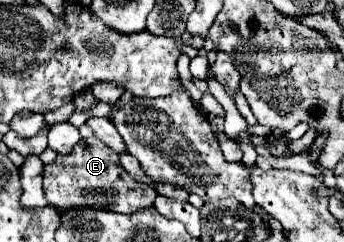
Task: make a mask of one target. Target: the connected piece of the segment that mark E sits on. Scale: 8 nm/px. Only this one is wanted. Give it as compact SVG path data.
M90 137L88 143L82 139L74 153L66 157L56 157L54 163L46 165L42 171L44 177L44 189L46 199L52 207L58 209L70 209L70 205L78 207L94 207L94 209L110 209L116 213L134 213L138 209L152 207L154 197L158 195L154 187L134 181L124 167L120 165L118 155L102 145L96 137Z

